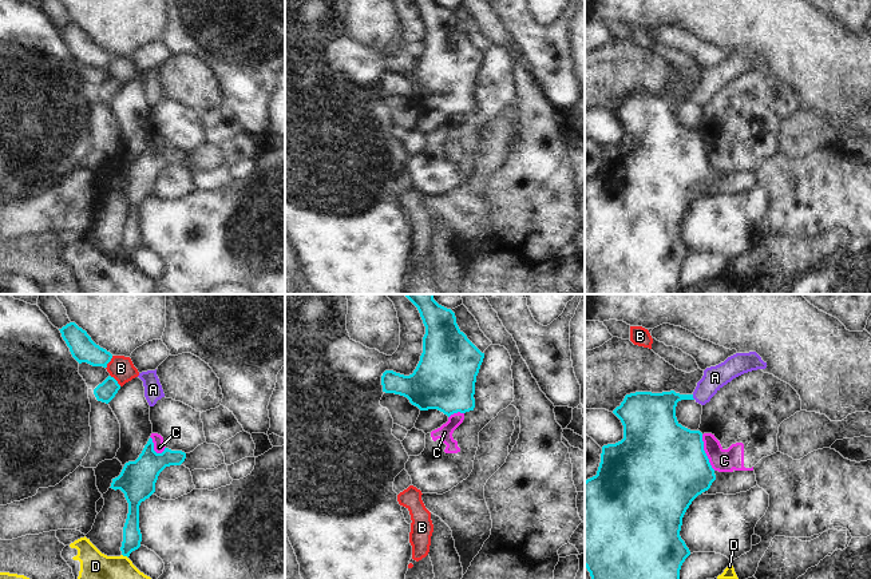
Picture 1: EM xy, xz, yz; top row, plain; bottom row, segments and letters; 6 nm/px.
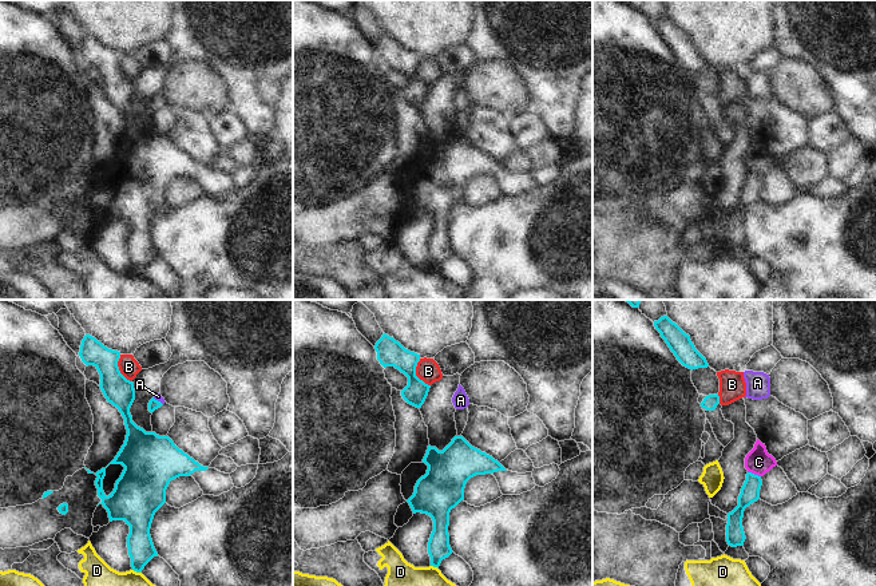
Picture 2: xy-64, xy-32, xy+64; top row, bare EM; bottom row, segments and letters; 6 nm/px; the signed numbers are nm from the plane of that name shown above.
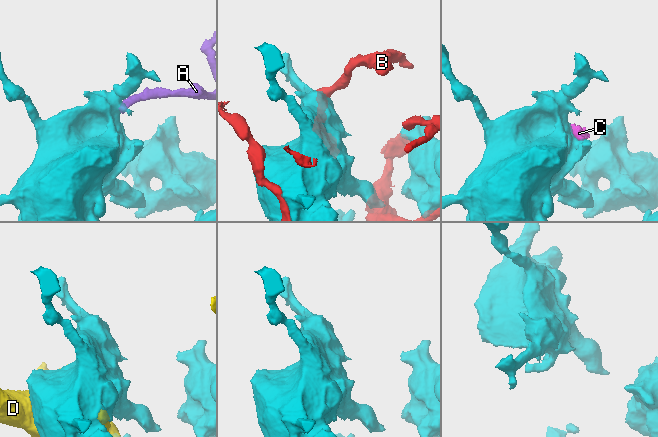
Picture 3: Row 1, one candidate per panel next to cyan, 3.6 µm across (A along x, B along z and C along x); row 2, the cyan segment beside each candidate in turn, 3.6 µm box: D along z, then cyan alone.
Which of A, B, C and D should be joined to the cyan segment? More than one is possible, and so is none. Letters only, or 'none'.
A

